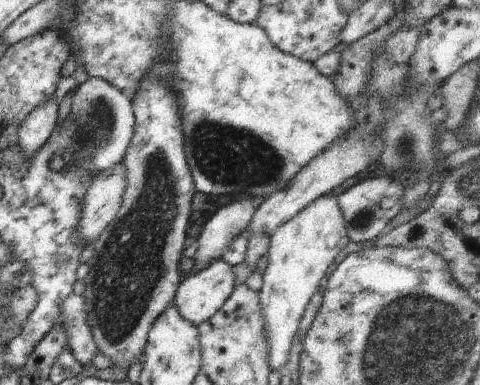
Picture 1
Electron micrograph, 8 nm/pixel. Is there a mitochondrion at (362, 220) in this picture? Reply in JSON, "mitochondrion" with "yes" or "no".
{"mitochondrion":"yes"}

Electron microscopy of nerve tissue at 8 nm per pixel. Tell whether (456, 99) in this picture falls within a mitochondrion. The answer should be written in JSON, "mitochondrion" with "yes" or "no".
{"mitochondrion":"yes"}

